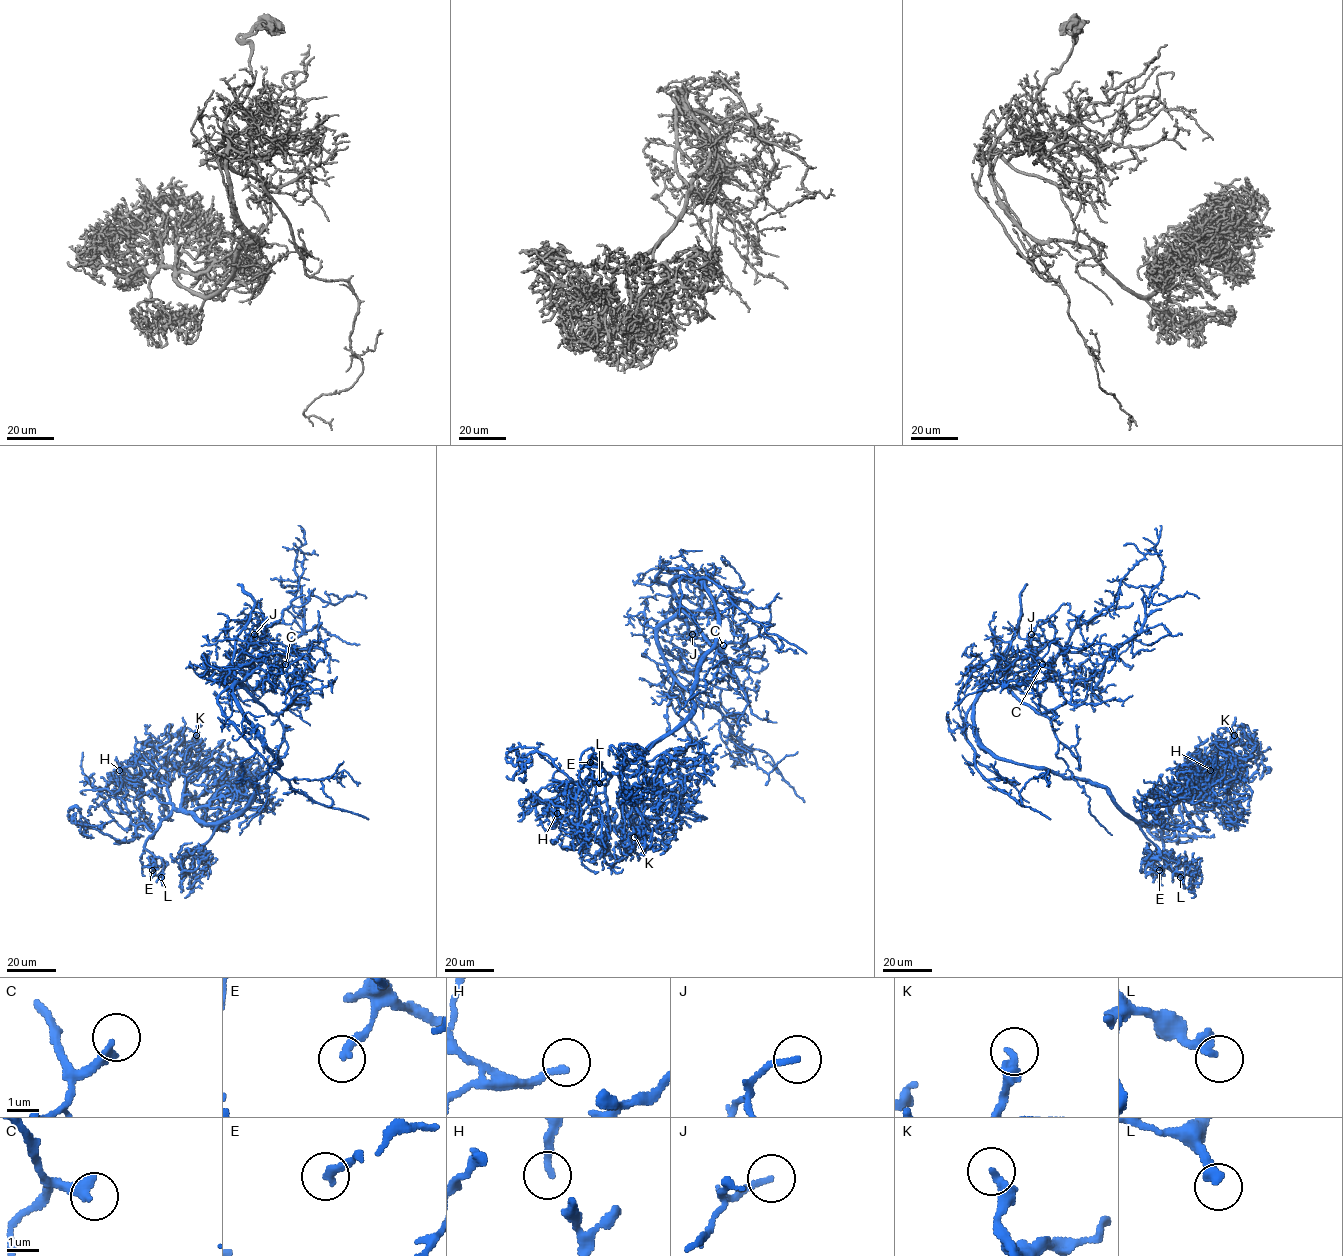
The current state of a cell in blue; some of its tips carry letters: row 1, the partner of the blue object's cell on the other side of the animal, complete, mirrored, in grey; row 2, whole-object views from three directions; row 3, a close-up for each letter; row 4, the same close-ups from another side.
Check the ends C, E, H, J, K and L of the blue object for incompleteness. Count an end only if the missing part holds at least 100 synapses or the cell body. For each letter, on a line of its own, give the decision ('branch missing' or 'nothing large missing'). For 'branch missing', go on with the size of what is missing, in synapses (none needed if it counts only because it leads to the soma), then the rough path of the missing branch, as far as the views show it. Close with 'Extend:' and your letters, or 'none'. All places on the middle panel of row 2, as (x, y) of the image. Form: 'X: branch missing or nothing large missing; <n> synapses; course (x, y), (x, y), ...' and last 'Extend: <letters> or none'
C: nothing large missing
E: nothing large missing
H: nothing large missing
J: nothing large missing
K: nothing large missing
L: branch missing; 100 synapses; course (599, 783), (610, 807), (606, 818), (603, 813), (610, 808), (619, 808), (621, 813)
Extend: L

